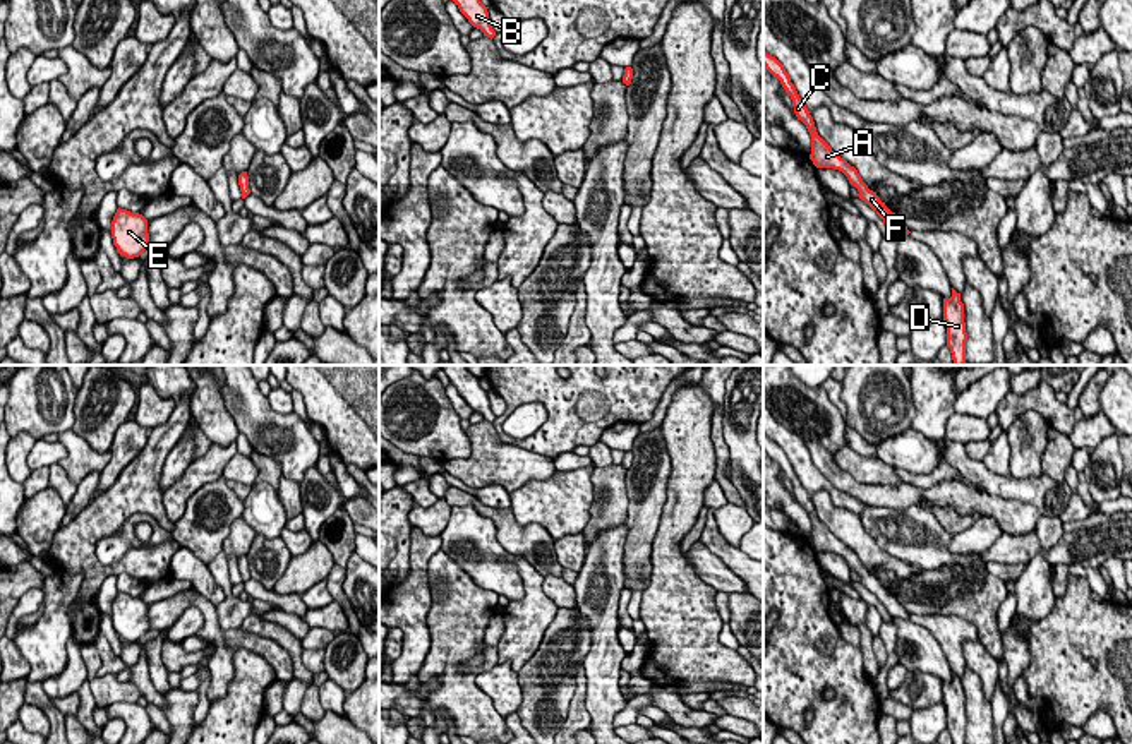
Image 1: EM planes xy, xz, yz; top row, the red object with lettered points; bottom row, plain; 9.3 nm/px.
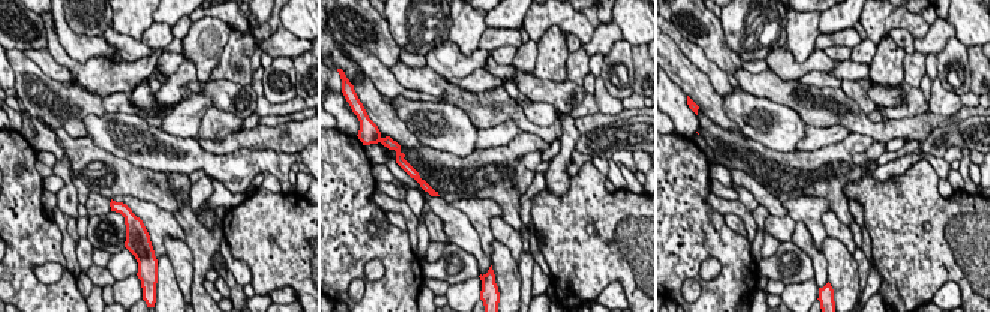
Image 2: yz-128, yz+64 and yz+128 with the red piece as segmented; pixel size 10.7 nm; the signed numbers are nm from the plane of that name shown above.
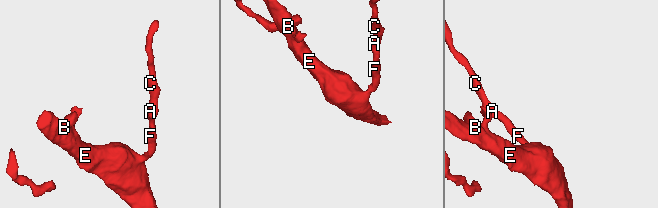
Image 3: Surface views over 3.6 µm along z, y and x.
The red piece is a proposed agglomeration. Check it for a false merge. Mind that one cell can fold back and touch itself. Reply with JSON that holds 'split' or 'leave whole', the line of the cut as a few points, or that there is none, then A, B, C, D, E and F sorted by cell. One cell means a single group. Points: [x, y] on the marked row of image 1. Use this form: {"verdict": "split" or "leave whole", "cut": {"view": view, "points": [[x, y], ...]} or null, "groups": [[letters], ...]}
{"verdict": "leave whole", "cut": null, "groups": [["A", "B", "C", "D", "E", "F"]]}

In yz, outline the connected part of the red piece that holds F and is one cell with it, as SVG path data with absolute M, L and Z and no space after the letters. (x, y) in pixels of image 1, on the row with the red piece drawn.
M763 48L763 67L780 81L782 87L792 99L794 113L798 120L801 120L810 135L811 135L811 154L810 159L816 168L834 168L842 171L849 183L854 185L859 192L859 199L868 204L887 225L890 233L909 235L911 231L907 226L892 213L885 202L880 201L876 192L870 190L868 185L863 182L861 175L854 166L851 166L844 158L835 154L832 147L818 135L813 117L810 115L806 105L799 98L794 84L791 82L789 74L786 72L784 65L772 55L768 55Z

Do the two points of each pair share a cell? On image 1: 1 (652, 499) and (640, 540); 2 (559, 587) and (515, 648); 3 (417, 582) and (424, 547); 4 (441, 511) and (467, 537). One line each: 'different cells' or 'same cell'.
1: same cell
2: different cells
3: same cell
4: different cells

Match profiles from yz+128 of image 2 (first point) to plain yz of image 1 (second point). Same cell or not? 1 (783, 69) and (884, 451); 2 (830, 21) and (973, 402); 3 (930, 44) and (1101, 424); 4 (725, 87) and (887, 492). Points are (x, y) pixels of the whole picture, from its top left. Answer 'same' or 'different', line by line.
1: same
2: same
3: same
4: same

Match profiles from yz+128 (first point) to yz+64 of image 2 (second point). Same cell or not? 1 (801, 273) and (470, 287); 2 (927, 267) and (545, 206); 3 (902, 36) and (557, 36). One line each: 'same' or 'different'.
1: different
2: same
3: different

